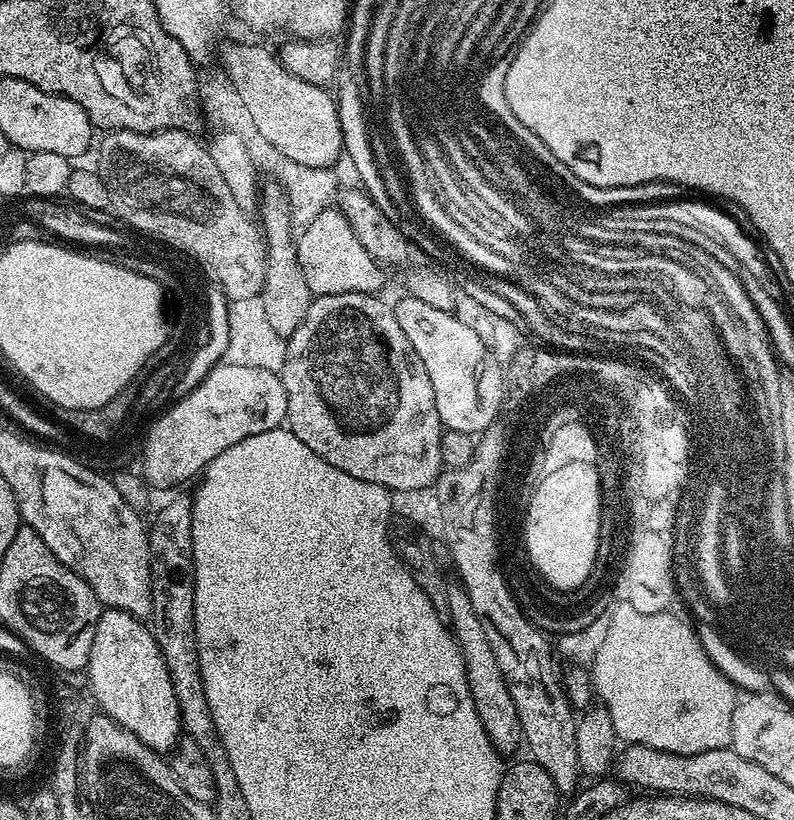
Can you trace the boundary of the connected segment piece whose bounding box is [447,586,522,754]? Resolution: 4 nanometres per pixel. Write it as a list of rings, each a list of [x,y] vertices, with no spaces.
[[[449,587],[447,615],[450,619],[450,628],[454,633],[460,653],[464,656],[464,665],[468,675],[470,694],[474,698],[474,706],[478,710],[478,718],[482,718],[482,726],[490,738],[490,742],[502,754],[509,754],[516,747],[521,747],[522,733],[518,710],[514,706],[514,698],[510,698],[510,690],[504,681],[502,670],[498,670],[498,662],[494,658],[494,650],[484,633],[482,622],[470,602],[468,593],[463,587]]]

